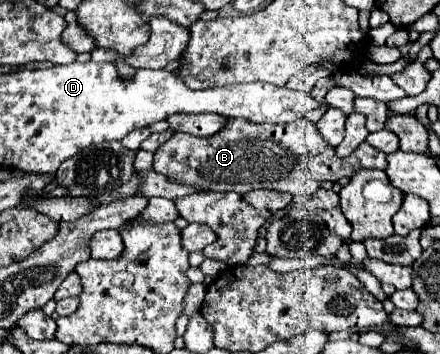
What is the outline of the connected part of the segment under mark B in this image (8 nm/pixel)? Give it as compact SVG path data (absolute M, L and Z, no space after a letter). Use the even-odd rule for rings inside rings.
M306 117L294 121L294 123L284 123L284 125L274 125L274 123L252 123L246 119L226 119L226 125L210 135L210 137L194 137L188 133L174 133L164 145L158 147L154 153L154 171L162 173L164 177L170 177L170 181L182 183L196 187L200 191L236 191L236 193L246 193L254 189L276 189L276 191L286 191L290 195L306 195L310 197L322 181L338 181L342 177L352 177L358 169L386 169L386 155L368 143L358 145L358 149L346 157L340 159L334 153L334 147L326 145L322 141L318 129L314 123L310 123Z

